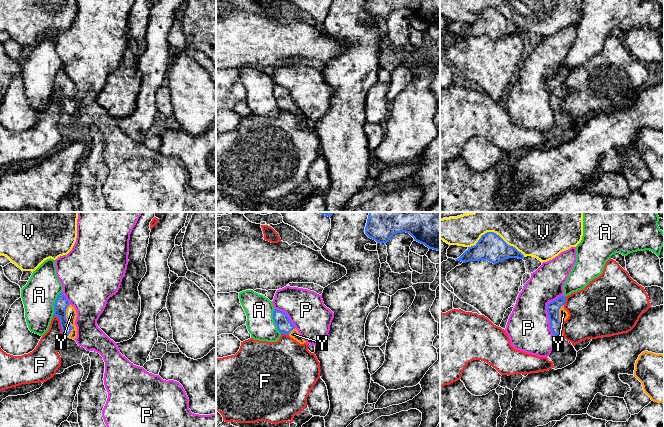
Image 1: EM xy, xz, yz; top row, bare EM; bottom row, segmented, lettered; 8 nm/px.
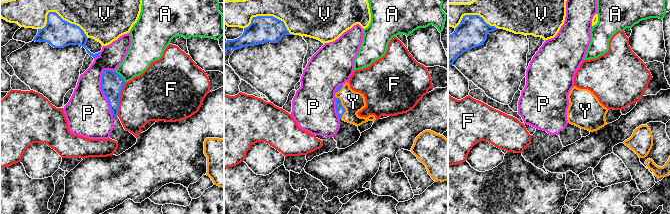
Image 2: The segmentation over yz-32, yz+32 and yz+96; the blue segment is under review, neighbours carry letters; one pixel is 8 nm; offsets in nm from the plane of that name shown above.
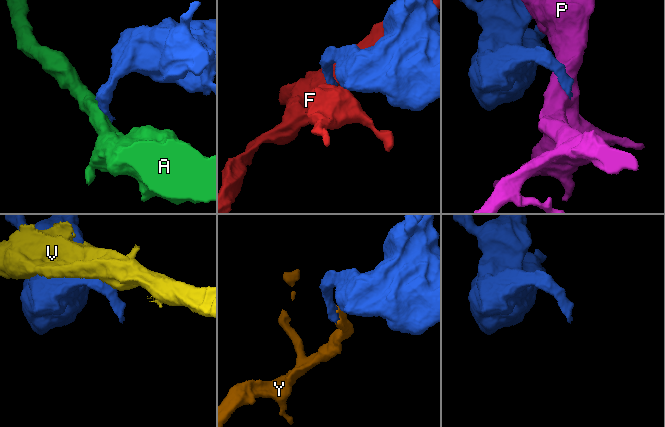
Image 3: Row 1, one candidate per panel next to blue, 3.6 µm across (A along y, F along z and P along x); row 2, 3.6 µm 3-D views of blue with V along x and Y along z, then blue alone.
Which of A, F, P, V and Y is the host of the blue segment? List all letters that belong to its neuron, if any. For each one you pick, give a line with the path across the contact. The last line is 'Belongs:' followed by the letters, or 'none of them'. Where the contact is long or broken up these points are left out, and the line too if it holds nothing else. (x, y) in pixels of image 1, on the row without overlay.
Y: Path across: xy (61, 79), (66, 88), (66, 96), (71, 90)
Belongs: Y

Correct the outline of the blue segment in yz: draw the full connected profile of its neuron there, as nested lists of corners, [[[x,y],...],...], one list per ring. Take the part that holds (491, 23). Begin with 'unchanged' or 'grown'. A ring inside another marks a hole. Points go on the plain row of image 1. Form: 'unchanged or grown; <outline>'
unchanged; [[[487,8],[481,12],[478,18],[457,35],[463,39],[469,37],[487,36],[493,40],[505,35],[518,34],[524,36],[524,31],[515,23],[508,21],[499,11]]]

